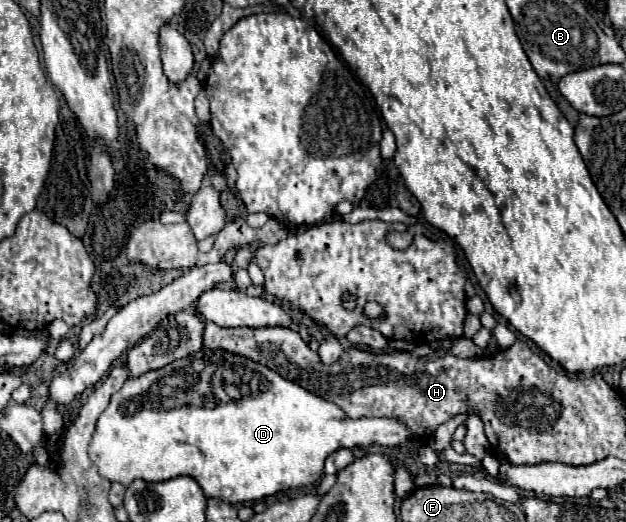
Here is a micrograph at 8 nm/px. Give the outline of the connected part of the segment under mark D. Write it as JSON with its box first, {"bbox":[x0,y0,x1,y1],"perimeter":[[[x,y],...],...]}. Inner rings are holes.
{"bbox":[89,357,419,503],"perimeter":[[[195,357],[173,361],[165,369],[149,371],[139,379],[129,377],[121,391],[111,397],[111,403],[97,419],[95,433],[89,443],[89,459],[97,465],[101,477],[127,485],[133,479],[157,483],[179,475],[189,475],[201,485],[207,497],[217,497],[227,503],[243,503],[257,501],[285,489],[317,483],[323,475],[325,459],[339,449],[367,449],[371,445],[389,449],[401,445],[419,447],[419,443],[407,435],[403,423],[395,423],[395,419],[349,419],[339,405],[325,401],[323,397],[299,387],[297,383],[247,357],[235,357],[235,369],[243,367],[263,375],[269,383],[267,389],[259,391],[257,385],[243,385],[239,383],[235,371],[229,375],[223,367],[219,367],[217,371],[223,373],[223,387],[231,397],[231,403],[207,405],[207,397],[199,395],[197,391],[197,369],[193,369],[195,385],[187,383],[189,367],[193,367],[191,359],[195,361]],[[225,491],[231,491],[231,495],[225,497]]]}

